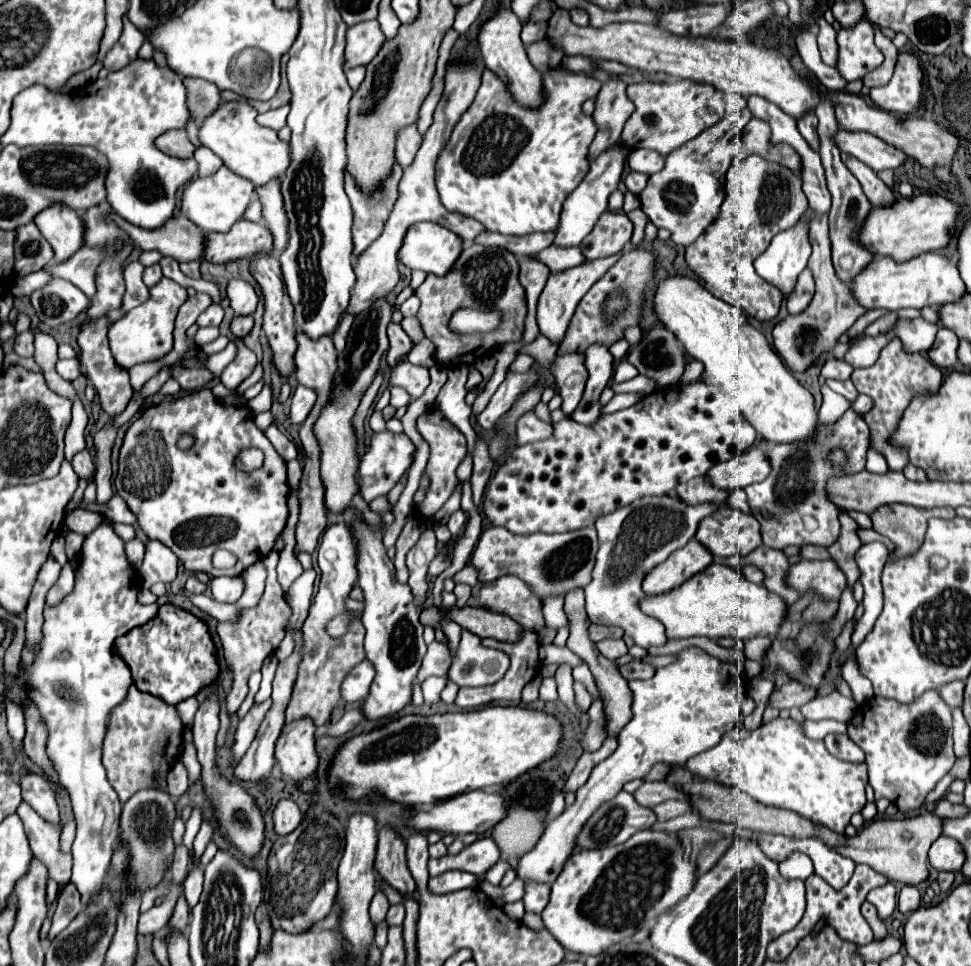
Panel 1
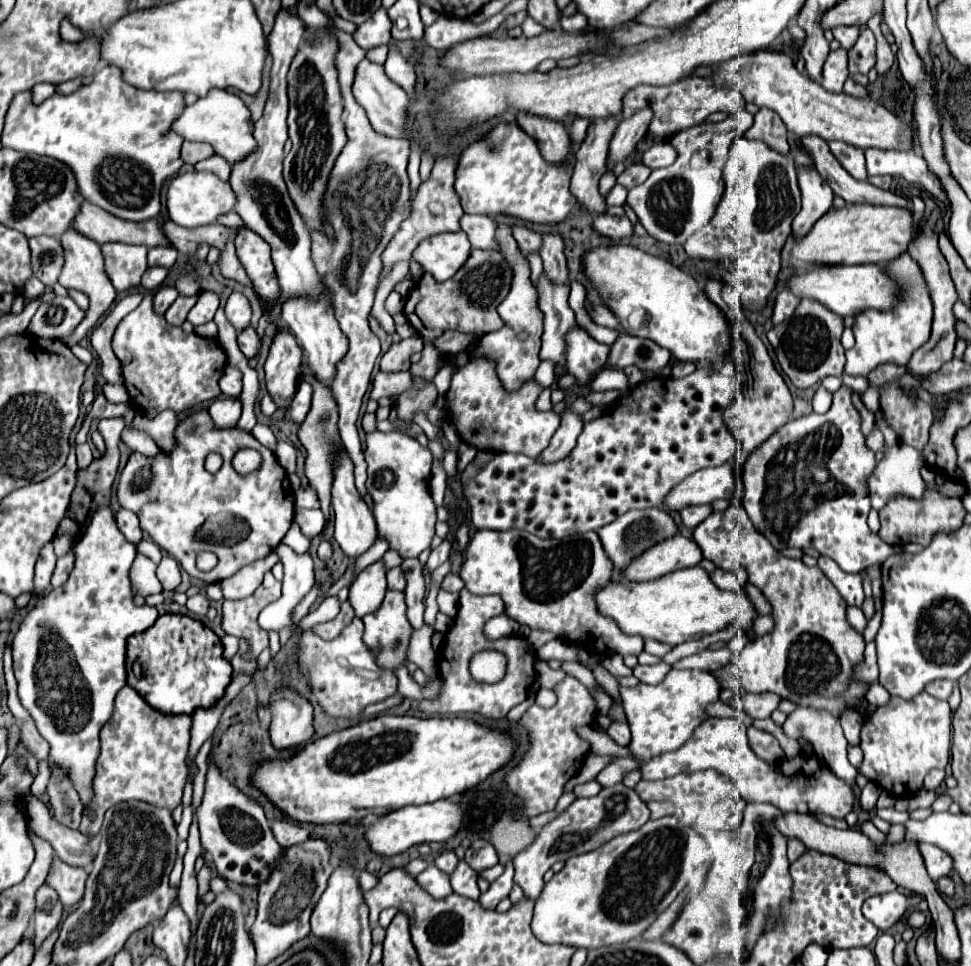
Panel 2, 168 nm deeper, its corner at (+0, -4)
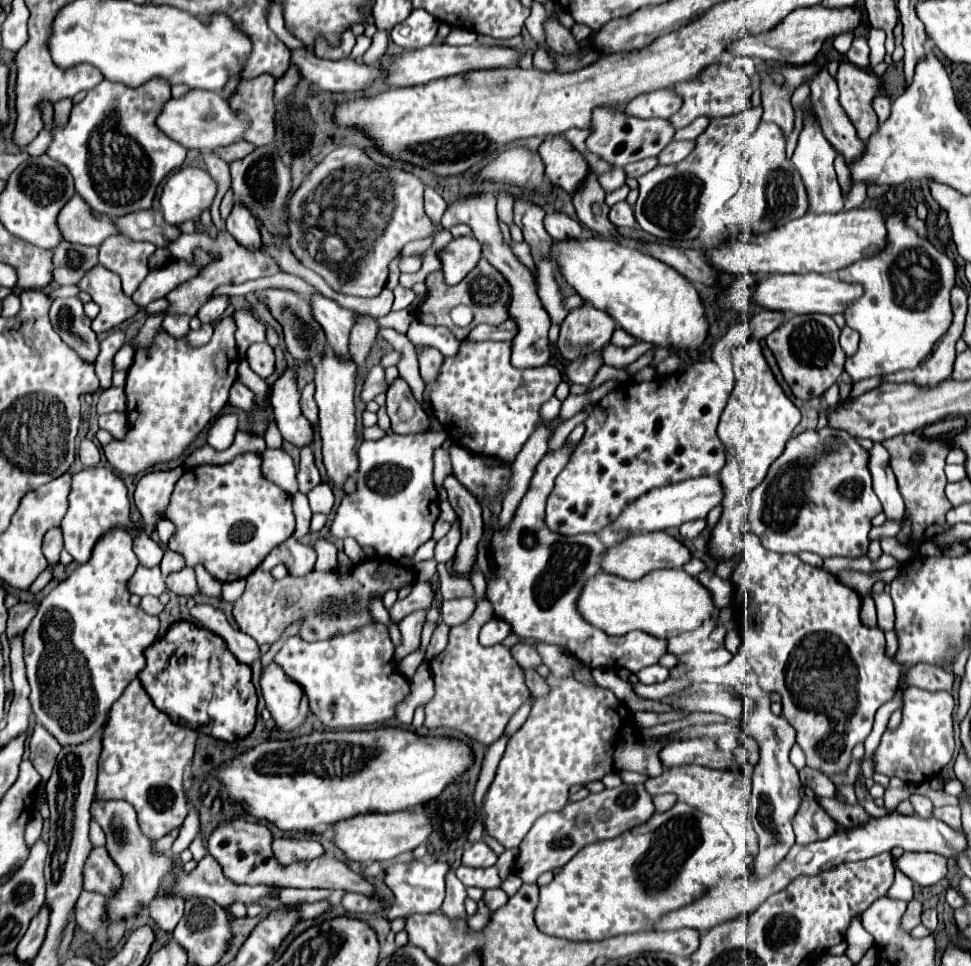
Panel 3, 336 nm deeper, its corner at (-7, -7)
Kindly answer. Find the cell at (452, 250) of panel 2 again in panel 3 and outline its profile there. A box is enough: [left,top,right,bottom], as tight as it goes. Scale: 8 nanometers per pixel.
[443,237,481,285]

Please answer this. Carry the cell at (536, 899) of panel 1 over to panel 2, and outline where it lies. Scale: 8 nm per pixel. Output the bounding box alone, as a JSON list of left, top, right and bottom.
[514,784,650,900]

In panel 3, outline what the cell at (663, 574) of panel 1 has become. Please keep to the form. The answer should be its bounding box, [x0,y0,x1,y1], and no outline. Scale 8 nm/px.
[601,531,691,579]

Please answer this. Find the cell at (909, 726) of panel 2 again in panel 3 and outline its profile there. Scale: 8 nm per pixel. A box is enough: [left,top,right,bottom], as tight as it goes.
[875,687,955,783]

